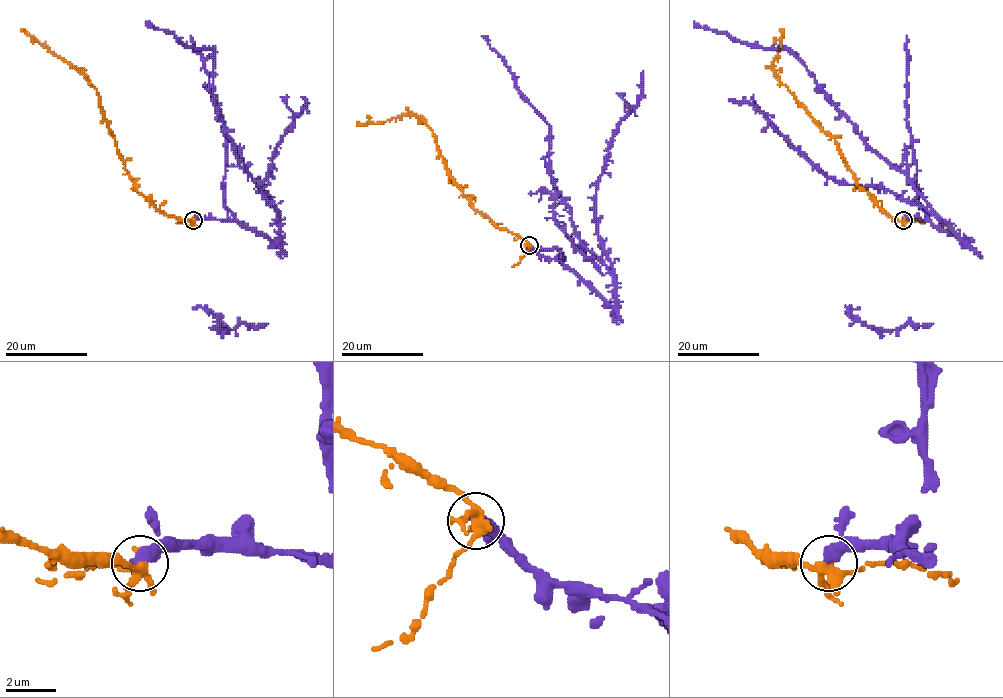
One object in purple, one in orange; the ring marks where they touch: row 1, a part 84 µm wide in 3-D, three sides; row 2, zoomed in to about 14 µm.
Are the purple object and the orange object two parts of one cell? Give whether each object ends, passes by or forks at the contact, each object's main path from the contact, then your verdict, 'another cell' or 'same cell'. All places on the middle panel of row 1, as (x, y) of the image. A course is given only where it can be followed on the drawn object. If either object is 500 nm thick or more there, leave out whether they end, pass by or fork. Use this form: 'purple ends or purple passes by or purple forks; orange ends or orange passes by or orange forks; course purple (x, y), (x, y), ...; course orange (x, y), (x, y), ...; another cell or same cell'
purple ends; orange forks; course purple (529, 246), (557, 259), (608, 304), (615, 303), (614, 276), (582, 245), (550, 177), (549, 127), (482, 36); course orange (529, 246), (473, 207), (453, 181), (435, 134), (419, 117), (401, 114), (362, 125), (358, 121); same cell

